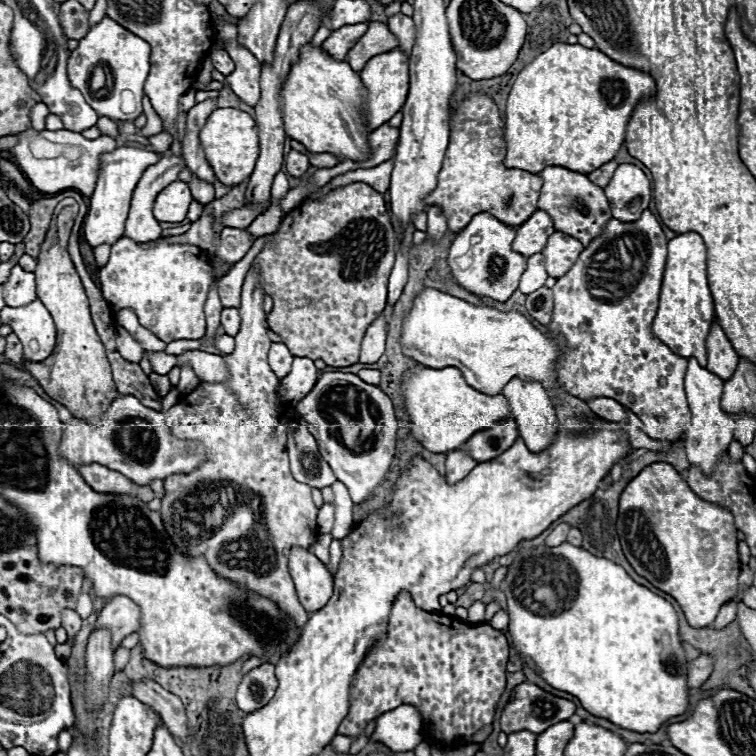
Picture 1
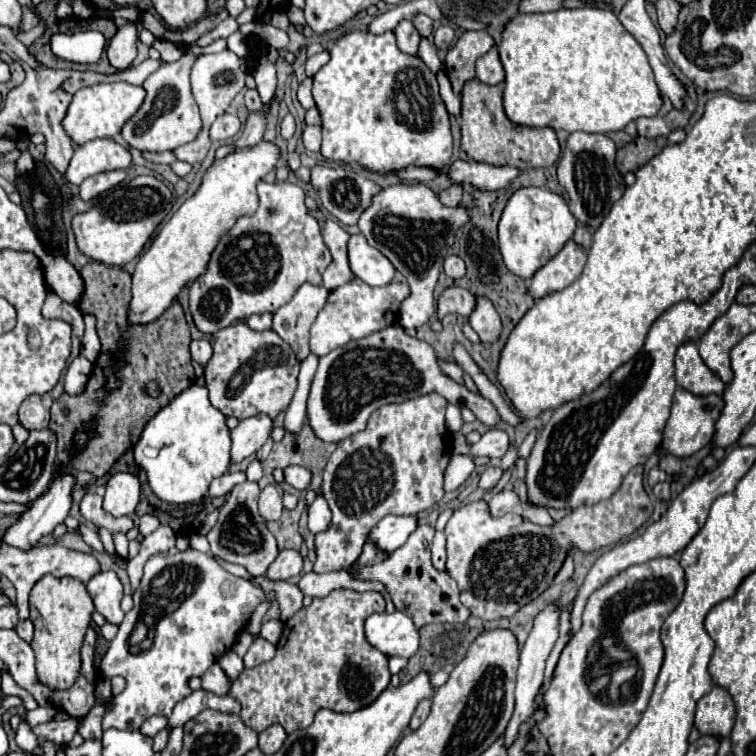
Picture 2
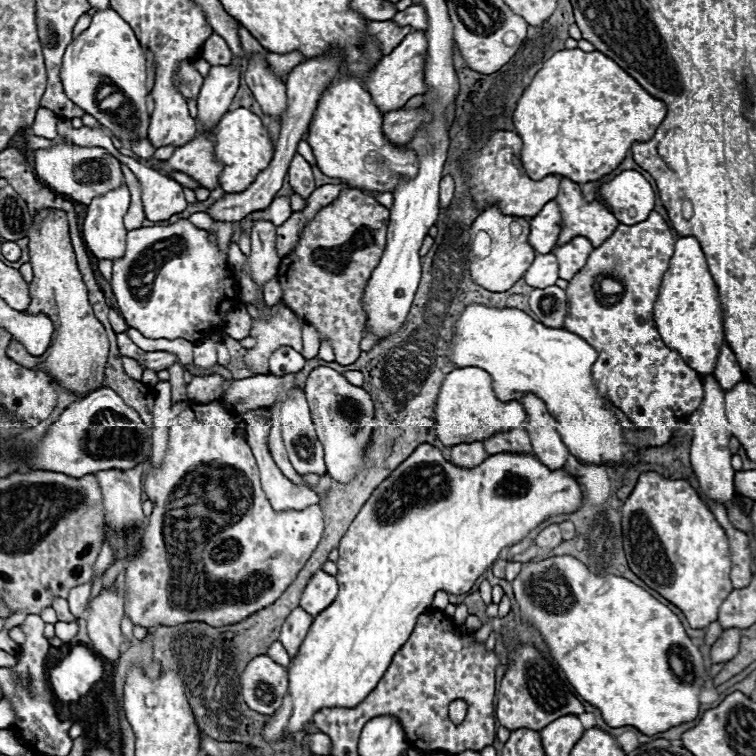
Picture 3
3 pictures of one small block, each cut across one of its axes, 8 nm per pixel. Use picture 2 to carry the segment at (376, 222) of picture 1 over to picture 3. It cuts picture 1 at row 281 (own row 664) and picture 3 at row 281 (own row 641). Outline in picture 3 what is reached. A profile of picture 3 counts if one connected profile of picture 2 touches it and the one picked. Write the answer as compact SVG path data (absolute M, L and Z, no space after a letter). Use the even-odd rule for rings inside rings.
M346 188L334 202L320 208L314 220L304 228L298 246L282 258L278 268L284 304L300 322L316 326L320 338L330 338L336 362L342 366L354 364L360 356L358 346L366 328L366 314L360 300L366 282L384 252L388 220L390 212L378 204L376 198Z

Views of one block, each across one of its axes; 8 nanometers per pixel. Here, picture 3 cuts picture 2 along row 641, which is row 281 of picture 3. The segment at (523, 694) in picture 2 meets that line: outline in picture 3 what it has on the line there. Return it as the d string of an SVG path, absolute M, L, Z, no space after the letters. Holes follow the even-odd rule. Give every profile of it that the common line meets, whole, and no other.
M536 254L536 260L524 274L526 282L534 288L554 286L558 280L558 260L554 254Z

